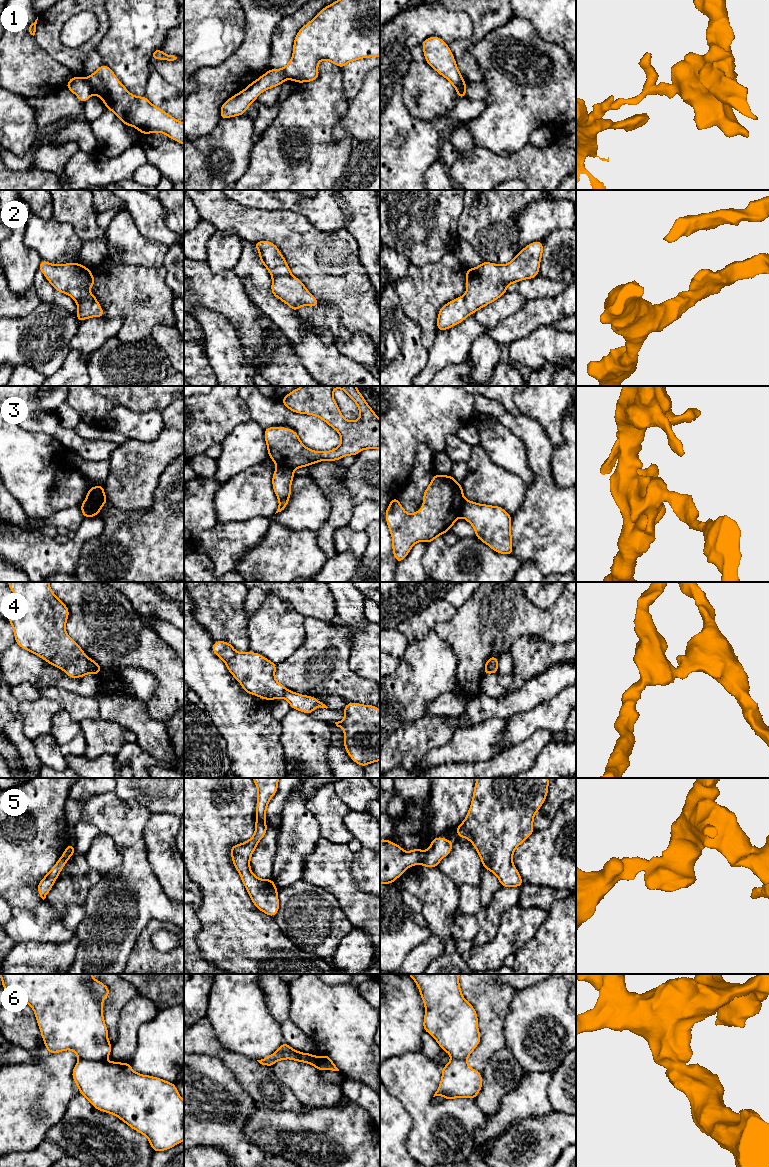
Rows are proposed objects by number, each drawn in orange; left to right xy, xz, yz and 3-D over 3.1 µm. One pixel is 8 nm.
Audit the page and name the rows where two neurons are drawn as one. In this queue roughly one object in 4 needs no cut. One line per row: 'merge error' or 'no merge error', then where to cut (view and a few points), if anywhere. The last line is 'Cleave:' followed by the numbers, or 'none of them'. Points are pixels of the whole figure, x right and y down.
1: merge error; cut in xy along (85, 78), (93, 93)
2: no merge error; no cut
3: merge error; cut in xy along (82, 503), (96, 515)
4: merge error; cut in xy along (88, 659), (90, 672)
5: merge error; cut in yz along (426, 851), (419, 863)
6: merge error; cut in xy along (79, 1059), (104, 1060)
Cleave: 1, 3, 4, 5, 6

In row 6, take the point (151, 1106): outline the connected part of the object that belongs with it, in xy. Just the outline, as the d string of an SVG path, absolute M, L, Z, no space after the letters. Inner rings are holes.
M79 1060L73 1068L72 1078L79 1088L79 1094L87 1098L94 1108L115 1115L132 1129L143 1134L149 1140L154 1153L168 1150L184 1140L184 1100L175 1083L137 1073L132 1070L129 1062L106 1060Z

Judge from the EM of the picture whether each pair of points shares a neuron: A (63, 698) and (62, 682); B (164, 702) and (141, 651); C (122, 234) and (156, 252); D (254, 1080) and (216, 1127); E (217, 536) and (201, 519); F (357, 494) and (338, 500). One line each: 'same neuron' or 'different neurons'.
A: different neurons
B: same neuron
C: same neuron
D: different neurons
E: different neurons
F: different neurons

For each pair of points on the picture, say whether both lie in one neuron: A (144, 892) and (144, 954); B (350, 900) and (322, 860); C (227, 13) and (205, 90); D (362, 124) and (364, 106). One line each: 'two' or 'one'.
A: two
B: one
C: two
D: one

